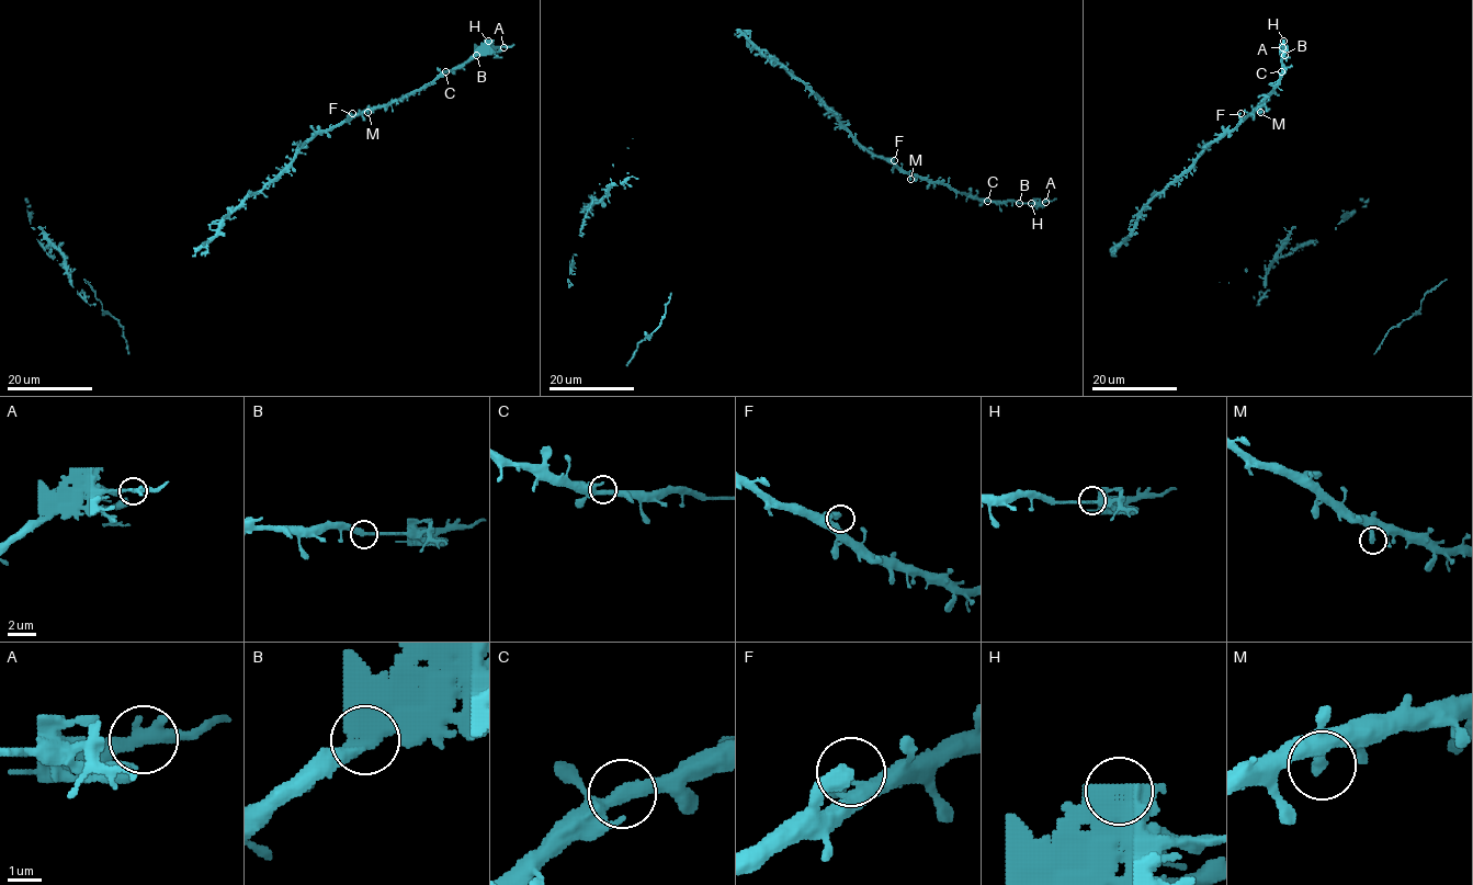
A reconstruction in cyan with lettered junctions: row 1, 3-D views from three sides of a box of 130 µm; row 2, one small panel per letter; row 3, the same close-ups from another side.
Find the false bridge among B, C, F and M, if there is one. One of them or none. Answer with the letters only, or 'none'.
B

